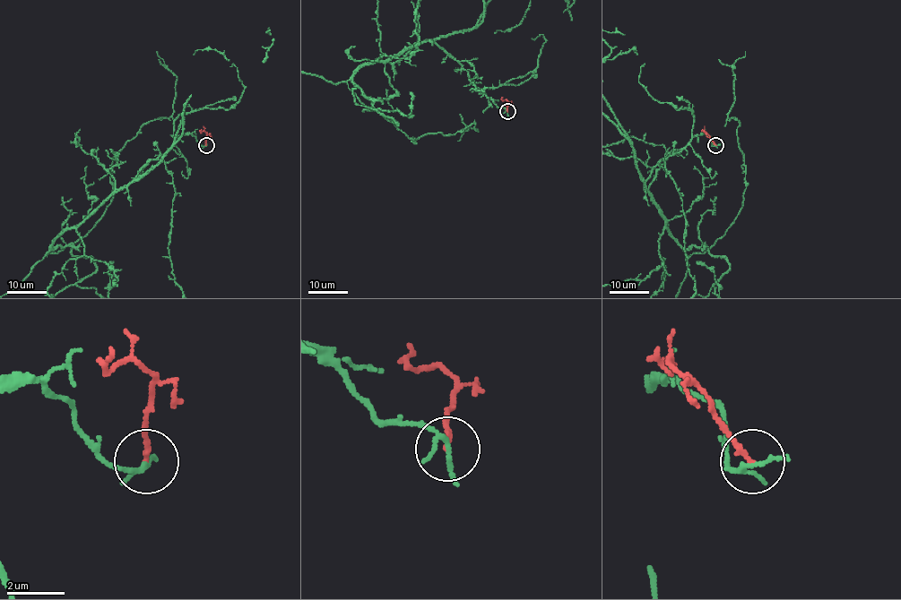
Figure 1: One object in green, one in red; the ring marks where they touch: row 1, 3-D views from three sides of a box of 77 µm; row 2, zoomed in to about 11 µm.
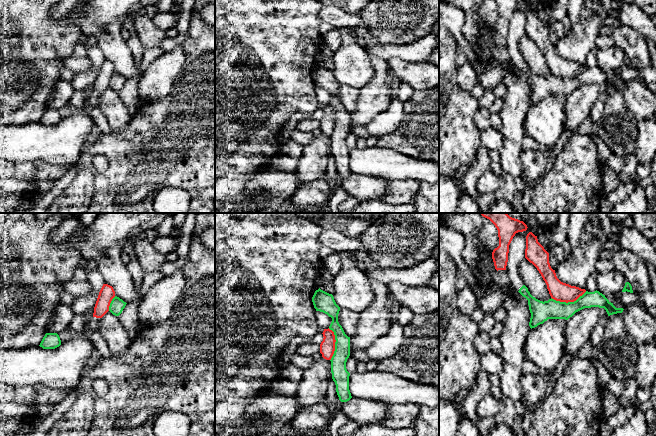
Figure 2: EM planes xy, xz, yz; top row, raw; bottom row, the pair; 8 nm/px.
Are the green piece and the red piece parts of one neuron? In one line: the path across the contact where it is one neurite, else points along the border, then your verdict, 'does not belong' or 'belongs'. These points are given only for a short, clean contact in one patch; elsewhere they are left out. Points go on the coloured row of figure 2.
along yz (586, 291), (573, 301), (560, 302), (551, 298) | does not belong

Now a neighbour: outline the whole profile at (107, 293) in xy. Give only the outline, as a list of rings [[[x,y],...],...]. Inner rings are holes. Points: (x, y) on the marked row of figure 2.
[[[103,284],[89,328],[55,349],[35,346],[0,350],[0,384],[16,388],[43,384],[67,394],[75,391],[84,371],[96,358],[90,336],[100,332],[100,319],[109,311],[114,297],[113,287]]]

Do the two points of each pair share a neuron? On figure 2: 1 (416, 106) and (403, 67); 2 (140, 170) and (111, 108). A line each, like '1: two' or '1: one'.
1: two
2: two

